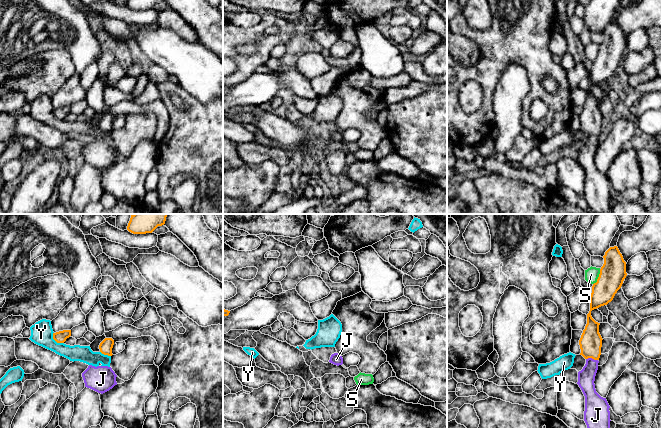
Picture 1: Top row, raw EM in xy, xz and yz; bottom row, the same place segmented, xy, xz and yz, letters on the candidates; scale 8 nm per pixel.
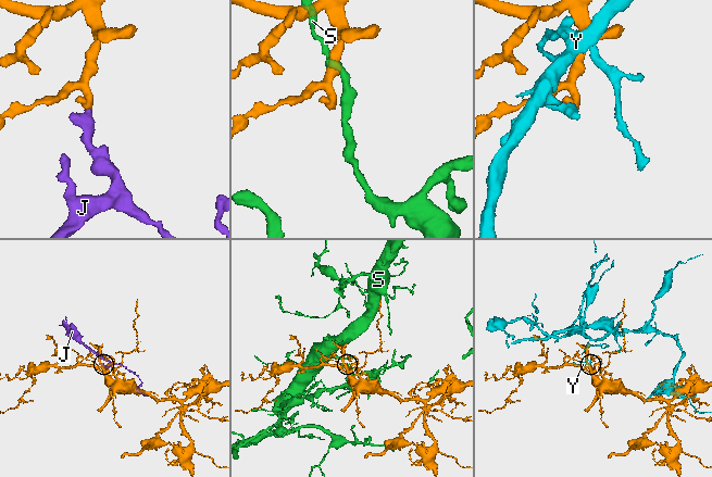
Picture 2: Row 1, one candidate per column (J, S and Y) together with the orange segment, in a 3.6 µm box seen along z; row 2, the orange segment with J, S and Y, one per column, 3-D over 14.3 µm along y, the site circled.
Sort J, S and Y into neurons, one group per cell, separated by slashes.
J / S / Y

